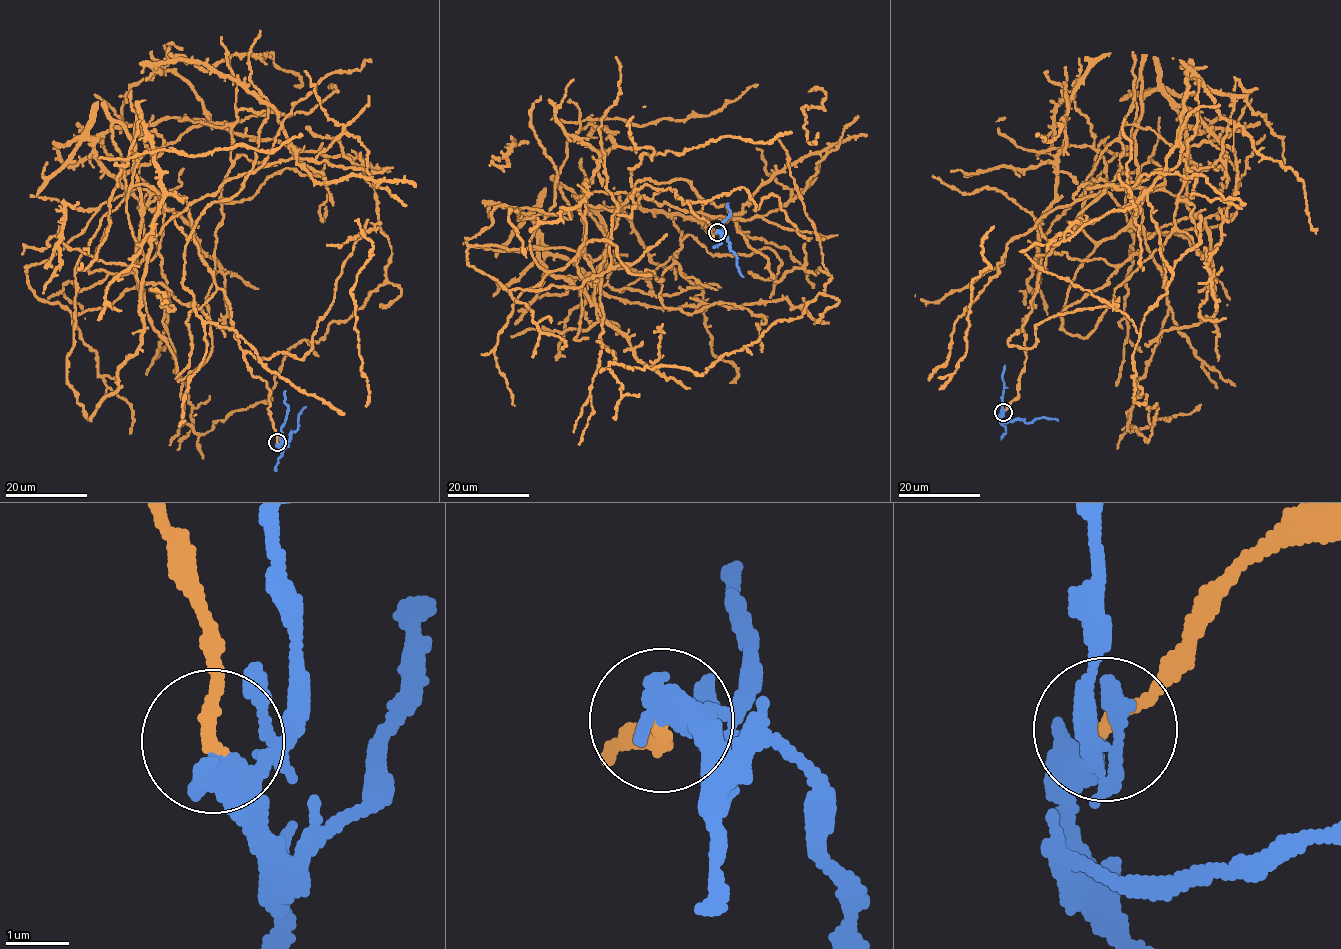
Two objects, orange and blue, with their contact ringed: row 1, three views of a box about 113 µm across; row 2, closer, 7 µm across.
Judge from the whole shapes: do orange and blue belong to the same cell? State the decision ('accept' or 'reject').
reject

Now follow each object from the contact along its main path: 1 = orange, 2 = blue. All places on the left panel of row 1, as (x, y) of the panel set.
1: (277, 442), (187, 203), (127, 200), (144, 293), (163, 202), (206, 434), (385, 278), (374, 189), (306, 126)
2: (277, 443), (282, 449), (288, 446), (290, 433), (298, 427), (298, 415), (306, 406)

